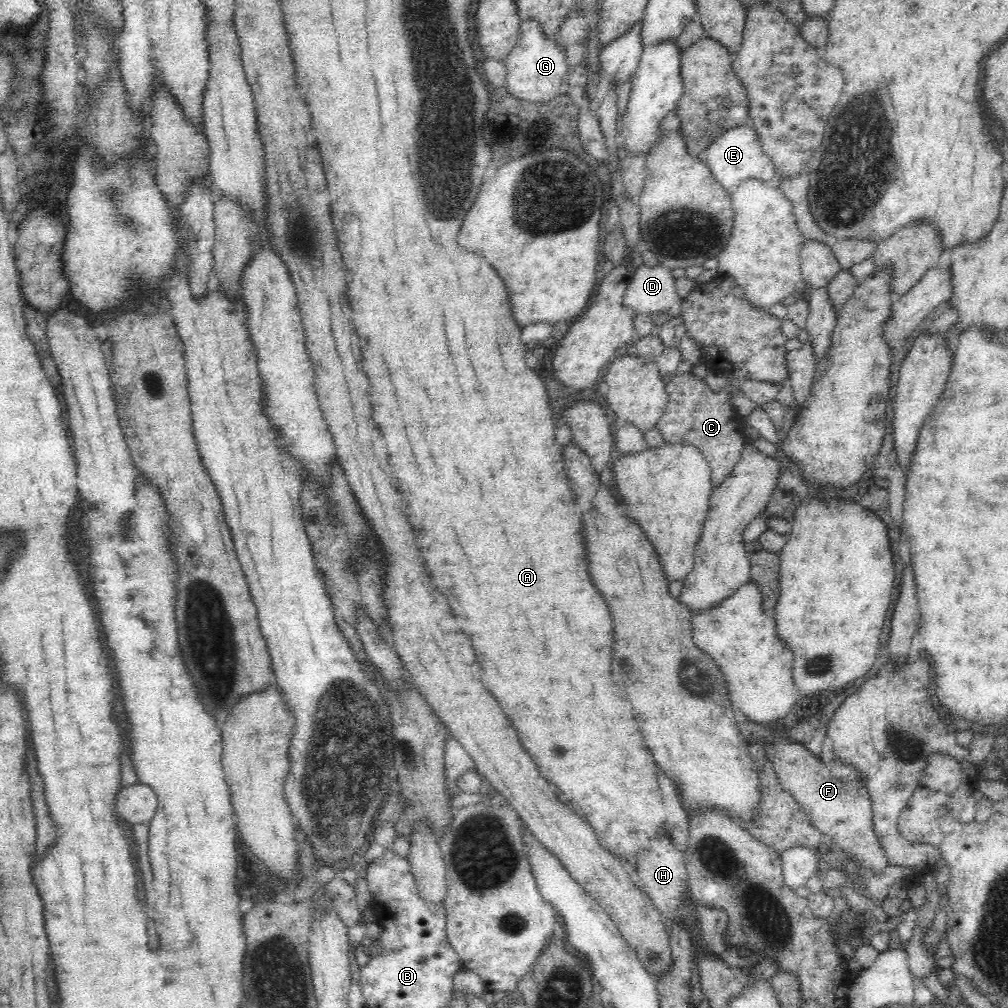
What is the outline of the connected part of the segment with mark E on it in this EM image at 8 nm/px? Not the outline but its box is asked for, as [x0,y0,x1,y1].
[701,123,778,193]

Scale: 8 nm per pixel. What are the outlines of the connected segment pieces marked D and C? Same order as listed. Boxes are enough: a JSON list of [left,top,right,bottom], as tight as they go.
[[622,263,682,318],[656,371,786,486]]

